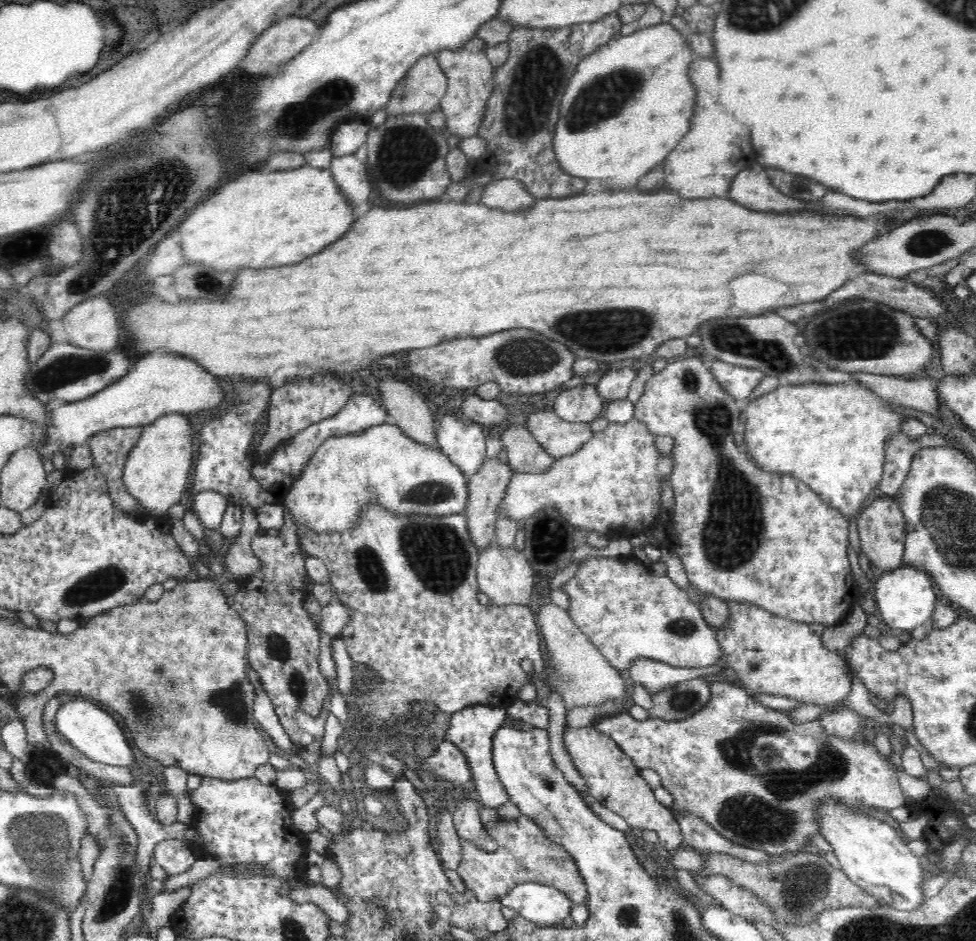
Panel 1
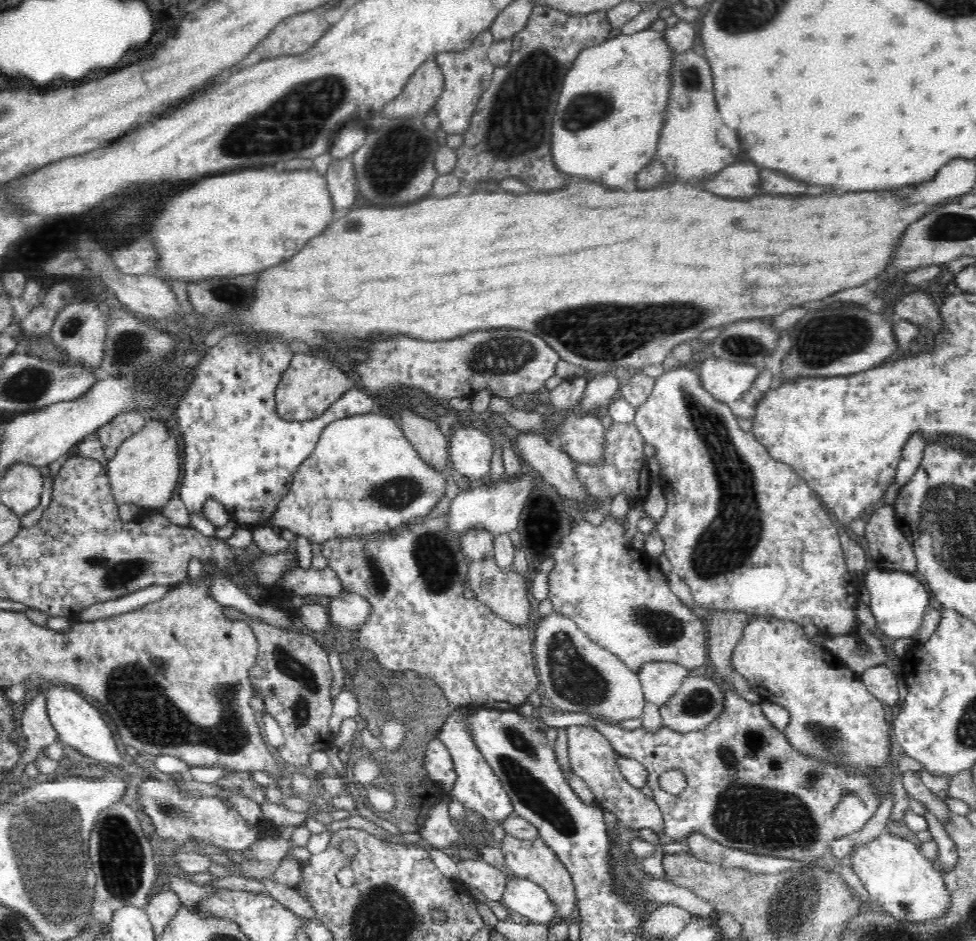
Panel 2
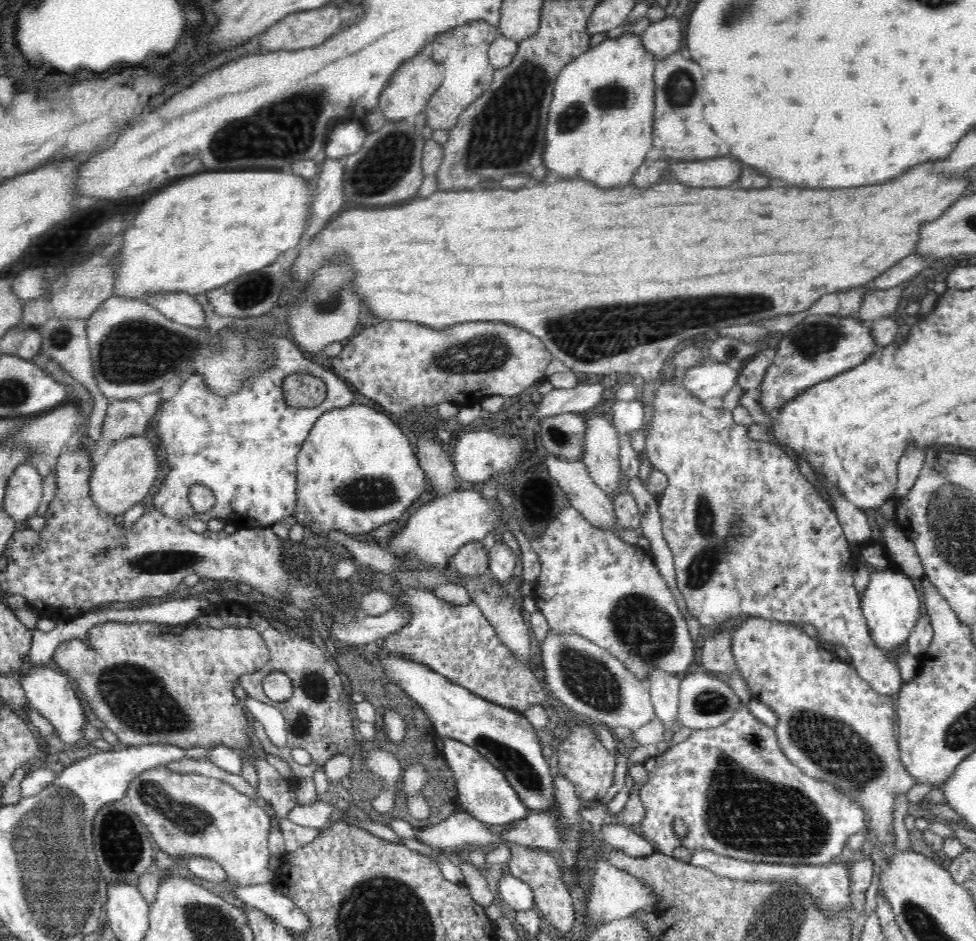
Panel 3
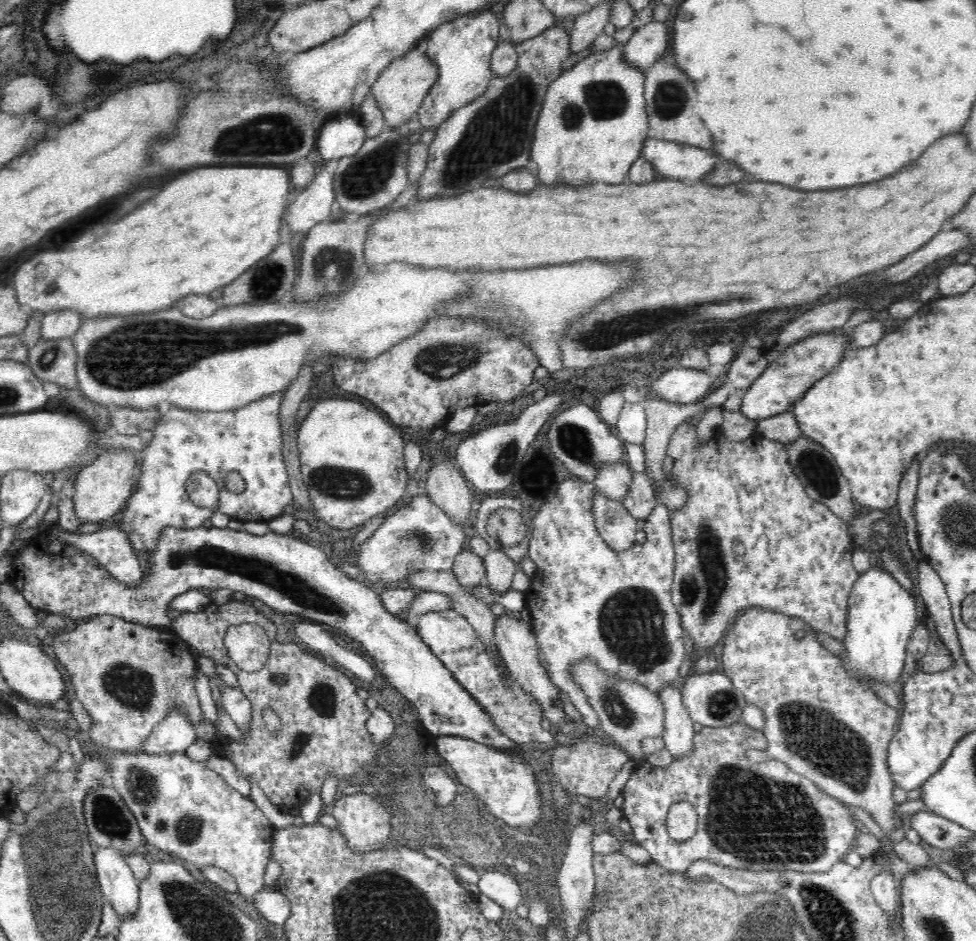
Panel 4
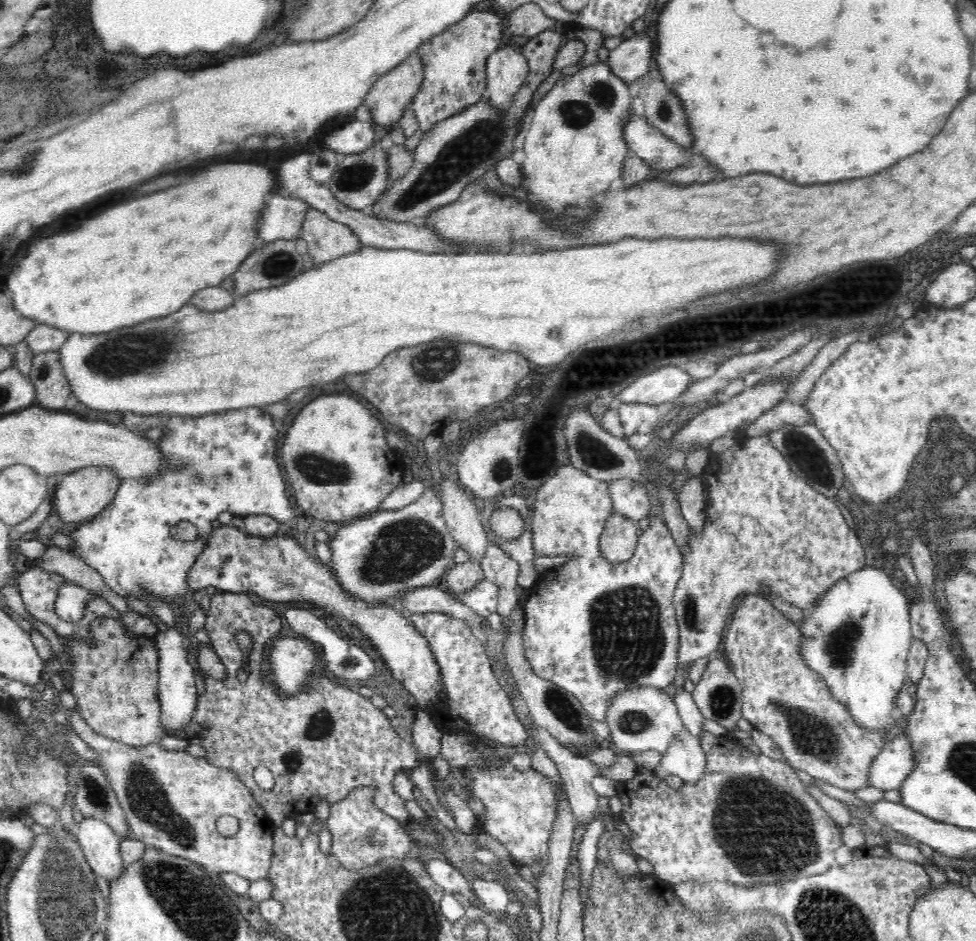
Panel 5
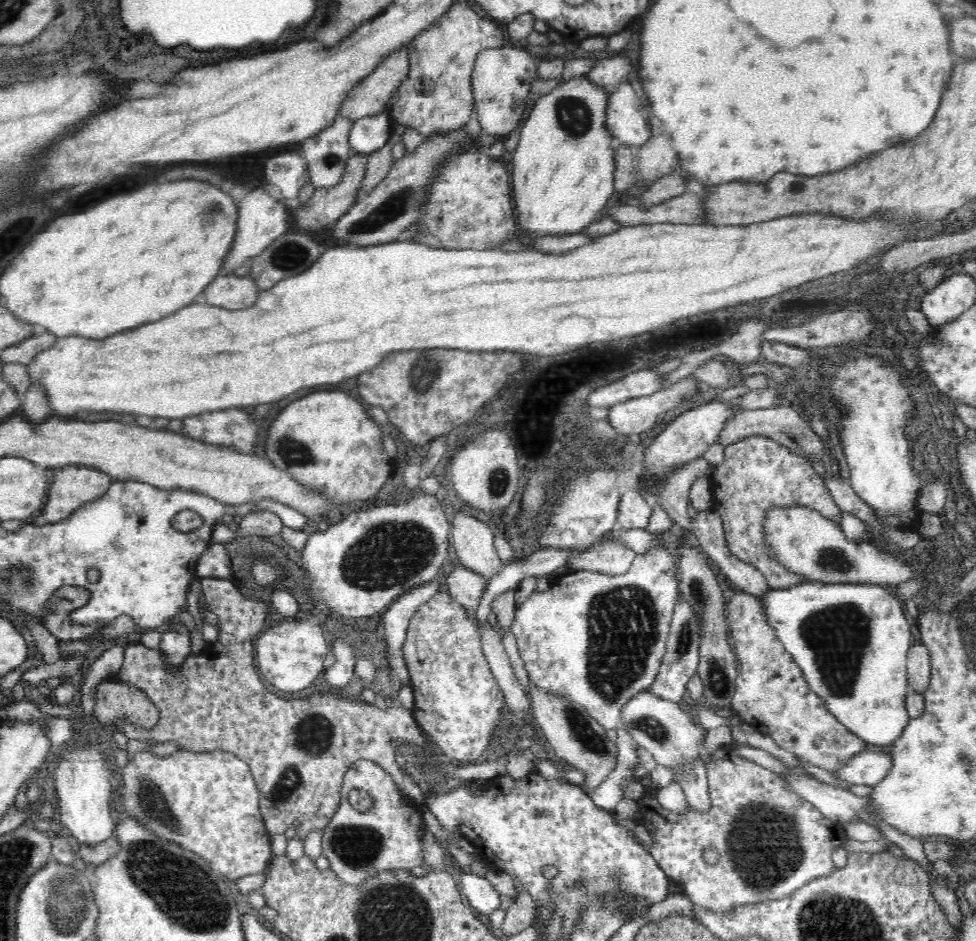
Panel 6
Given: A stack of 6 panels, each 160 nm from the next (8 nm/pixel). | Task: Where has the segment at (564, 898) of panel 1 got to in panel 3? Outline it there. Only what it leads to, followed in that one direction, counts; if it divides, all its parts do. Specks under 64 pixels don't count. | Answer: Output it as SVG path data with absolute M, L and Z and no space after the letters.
M507 870L498 880L497 886L498 894L506 906L516 911L530 910L534 906L535 895L531 886Z

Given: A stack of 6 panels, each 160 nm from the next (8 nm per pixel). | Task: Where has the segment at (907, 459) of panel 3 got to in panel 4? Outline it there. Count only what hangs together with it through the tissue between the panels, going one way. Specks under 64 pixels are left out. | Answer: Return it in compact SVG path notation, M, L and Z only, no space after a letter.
M917 456L912 460L912 464L908 466L906 474L900 480L898 490L898 507L901 520L905 522L905 533L909 549L915 553L915 557L923 560L920 554L920 545L917 544L917 534L915 528L915 520L913 520L913 503L916 502L917 486L919 483L919 464L920 457Z

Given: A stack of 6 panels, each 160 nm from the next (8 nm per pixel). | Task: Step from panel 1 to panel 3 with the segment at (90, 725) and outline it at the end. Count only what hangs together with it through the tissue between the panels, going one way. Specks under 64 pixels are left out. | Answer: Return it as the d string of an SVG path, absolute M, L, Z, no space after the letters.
M47 665L39 667L27 667L20 674L20 686L24 689L24 694L29 704L36 709L42 716L46 716L60 738L68 744L76 744L82 738L82 726L86 724L84 720L84 710L80 700L76 698L74 690L70 687L70 681L66 674L58 669L52 669Z

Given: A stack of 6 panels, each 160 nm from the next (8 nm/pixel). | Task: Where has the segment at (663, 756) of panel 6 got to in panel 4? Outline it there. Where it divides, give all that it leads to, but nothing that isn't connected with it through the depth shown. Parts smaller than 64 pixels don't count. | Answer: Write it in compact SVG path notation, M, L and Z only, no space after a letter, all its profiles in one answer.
M585 656L574 661L567 670L571 682L583 692L585 700L592 705L599 717L602 730L614 738L615 744L641 762L647 758L642 751L642 740L650 736L662 737L664 734L664 703L658 698L658 693L648 690L647 687L616 674L607 674L606 670L598 667L598 659Z

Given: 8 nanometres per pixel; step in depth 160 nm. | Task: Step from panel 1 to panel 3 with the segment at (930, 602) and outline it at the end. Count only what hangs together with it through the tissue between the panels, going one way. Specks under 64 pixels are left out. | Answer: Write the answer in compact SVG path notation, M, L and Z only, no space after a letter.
M888 568L876 570L870 575L870 583L862 592L861 610L880 651L885 654L905 645L921 616L920 602L916 586L906 574Z

